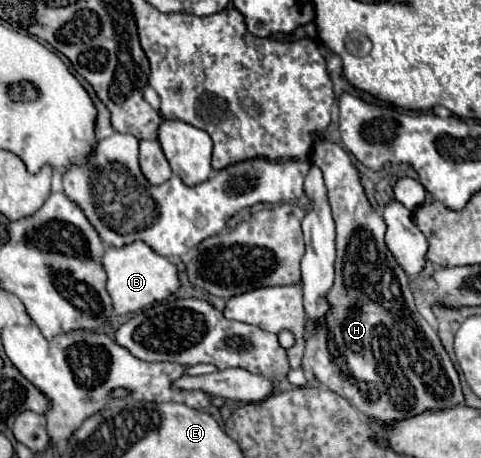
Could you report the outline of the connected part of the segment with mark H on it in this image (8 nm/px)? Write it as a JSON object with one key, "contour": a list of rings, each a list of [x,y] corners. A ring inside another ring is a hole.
{"contour":[[[316,141],[310,151],[310,161],[320,167],[326,187],[330,191],[330,205],[336,221],[336,279],[328,293],[330,311],[320,323],[306,325],[306,351],[302,369],[314,373],[314,377],[334,393],[340,393],[350,401],[364,417],[376,417],[376,421],[400,421],[400,417],[412,417],[424,413],[424,409],[452,409],[464,401],[458,373],[440,343],[436,329],[418,313],[414,295],[408,285],[404,269],[392,257],[384,243],[386,225],[376,213],[360,185],[358,171],[342,147],[332,141]]]}

